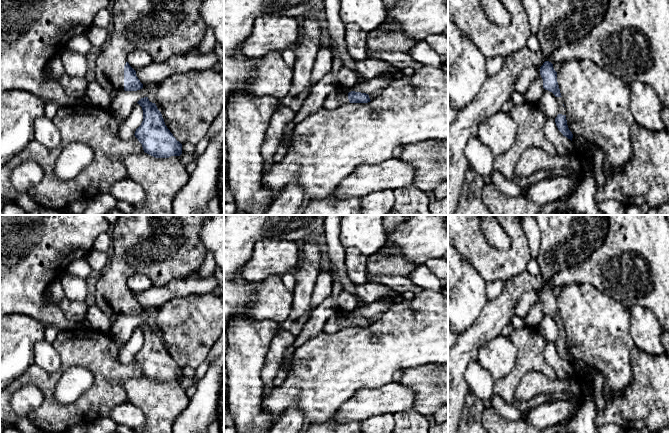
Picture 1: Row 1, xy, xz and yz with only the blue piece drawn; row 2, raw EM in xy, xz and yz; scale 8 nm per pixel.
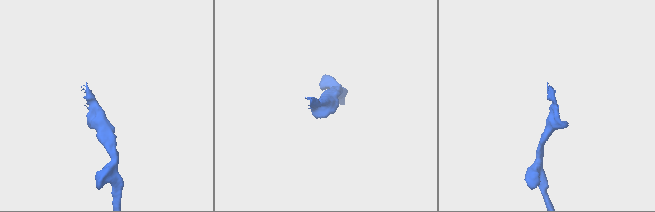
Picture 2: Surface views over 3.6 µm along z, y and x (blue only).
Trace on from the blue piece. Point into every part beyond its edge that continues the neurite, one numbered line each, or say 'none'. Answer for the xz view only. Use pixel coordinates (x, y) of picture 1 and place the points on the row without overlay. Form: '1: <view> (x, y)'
1: xz (337, 322)

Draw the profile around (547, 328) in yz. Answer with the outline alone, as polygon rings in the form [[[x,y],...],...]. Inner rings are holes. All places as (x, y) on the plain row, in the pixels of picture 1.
[[[544,314],[537,330],[545,340],[555,343],[558,339],[558,328],[555,319],[548,314]]]

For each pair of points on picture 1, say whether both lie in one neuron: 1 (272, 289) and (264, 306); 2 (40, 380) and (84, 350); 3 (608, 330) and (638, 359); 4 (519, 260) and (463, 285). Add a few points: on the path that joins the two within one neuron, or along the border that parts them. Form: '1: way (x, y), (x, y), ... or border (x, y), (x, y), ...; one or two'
1: way (272, 293), (272, 298), (268, 302); one
2: way (51, 379), (73, 357); one
3: border (635, 346), (631, 352), (632, 375); two
4: border (466, 260), (487, 282); two

